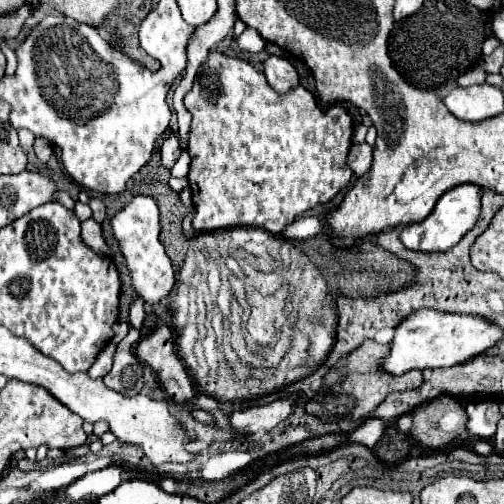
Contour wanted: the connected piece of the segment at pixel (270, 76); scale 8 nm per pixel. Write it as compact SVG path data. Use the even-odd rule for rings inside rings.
M270 55L264 61L264 75L266 75L270 87L276 89L278 93L288 93L288 89L292 89L292 87L298 85L298 73L296 73L296 69L284 57Z

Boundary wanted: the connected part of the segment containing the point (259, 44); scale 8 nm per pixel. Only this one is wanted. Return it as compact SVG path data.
M246 27L246 29L244 29L244 33L238 37L238 45L240 45L240 49L242 49L242 51L258 53L258 51L262 51L262 49L266 47L266 41L260 37L260 33L258 33L258 31L254 31L254 29Z

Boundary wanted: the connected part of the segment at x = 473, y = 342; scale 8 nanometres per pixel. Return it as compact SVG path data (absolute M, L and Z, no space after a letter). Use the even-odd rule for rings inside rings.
M422 309L404 319L396 327L396 335L392 341L392 351L386 357L382 369L390 375L404 375L412 369L438 369L438 367L454 367L474 359L476 355L486 353L502 339L502 327L488 323L484 317L458 315L458 313L438 313L432 309Z

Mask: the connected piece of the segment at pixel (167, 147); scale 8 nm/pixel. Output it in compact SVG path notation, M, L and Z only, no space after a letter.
M172 133L164 143L162 143L162 149L160 149L160 155L162 155L162 165L172 169L172 165L176 163L176 159L180 157L182 149L180 149L180 141L178 137Z

